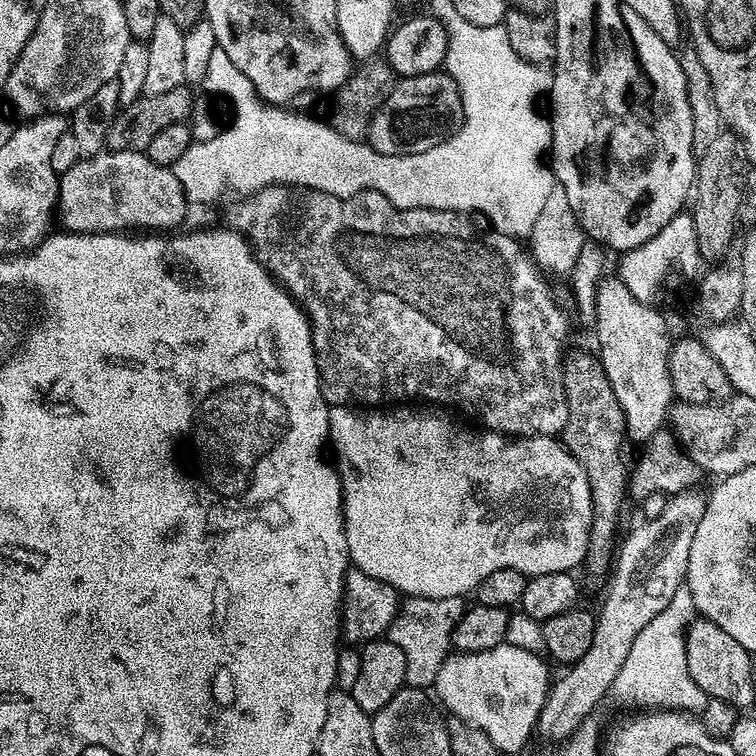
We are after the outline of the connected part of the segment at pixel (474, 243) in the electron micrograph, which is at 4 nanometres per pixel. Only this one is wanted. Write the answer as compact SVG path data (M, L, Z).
M273 186L264 188L260 192L254 192L250 196L237 199L237 204L232 204L228 208L229 216L226 220L227 227L235 228L236 231L248 239L252 245L256 256L271 276L287 288L296 303L303 308L308 316L308 325L312 328L312 349L316 355L316 365L320 371L320 392L324 396L324 401L329 406L396 406L401 402L431 402L436 406L448 406L453 404L456 408L461 408L468 416L473 416L477 420L477 425L494 432L503 432L509 438L518 436L555 436L559 437L564 431L568 421L568 403L566 402L566 390L564 389L564 343L568 340L568 316L556 305L556 300L552 297L552 292L548 289L548 284L543 280L541 269L538 267L533 257L526 251L525 245L515 236L504 236L501 232L487 230L488 232L476 232L476 228L471 224L469 217L463 212L451 212L450 210L438 210L437 208L399 208L394 206L385 196L377 192L359 192L356 196L331 196L325 192L313 192L311 190L293 190L288 186Z

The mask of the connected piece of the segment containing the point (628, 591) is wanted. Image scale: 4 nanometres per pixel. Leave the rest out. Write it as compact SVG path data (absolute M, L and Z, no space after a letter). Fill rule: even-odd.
M685 490L671 497L668 504L658 514L658 518L650 518L640 525L619 545L618 555L614 560L614 571L611 573L612 585L608 588L608 597L604 600L600 612L596 616L594 642L590 642L590 650L582 654L578 663L571 665L560 681L553 683L548 689L548 697L540 711L539 735L544 735L551 742L563 742L572 735L572 731L587 719L603 696L607 697L612 690L614 678L618 678L618 670L622 670L622 662L626 662L626 654L630 654L630 646L634 646L634 638L650 622L650 618L658 618L662 610L674 598L674 594L685 583L690 562L690 542L694 542L694 530L698 530L698 522L702 522L705 493L700 490Z

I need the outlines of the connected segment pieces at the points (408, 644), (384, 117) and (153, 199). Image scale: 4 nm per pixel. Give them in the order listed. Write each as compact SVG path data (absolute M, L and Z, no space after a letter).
M407 597L396 612L386 638L401 650L406 659L405 685L412 690L431 689L437 680L438 670L451 649L452 632L464 616L466 602L463 597L422 598Z
M443 70L397 79L394 90L374 114L366 143L387 156L418 154L438 146L456 131L462 120L462 98L454 78Z
M100 152L96 156L81 158L70 170L60 176L58 220L69 232L122 232L136 230L160 230L176 228L188 216L190 202L171 168L158 166L144 152Z

